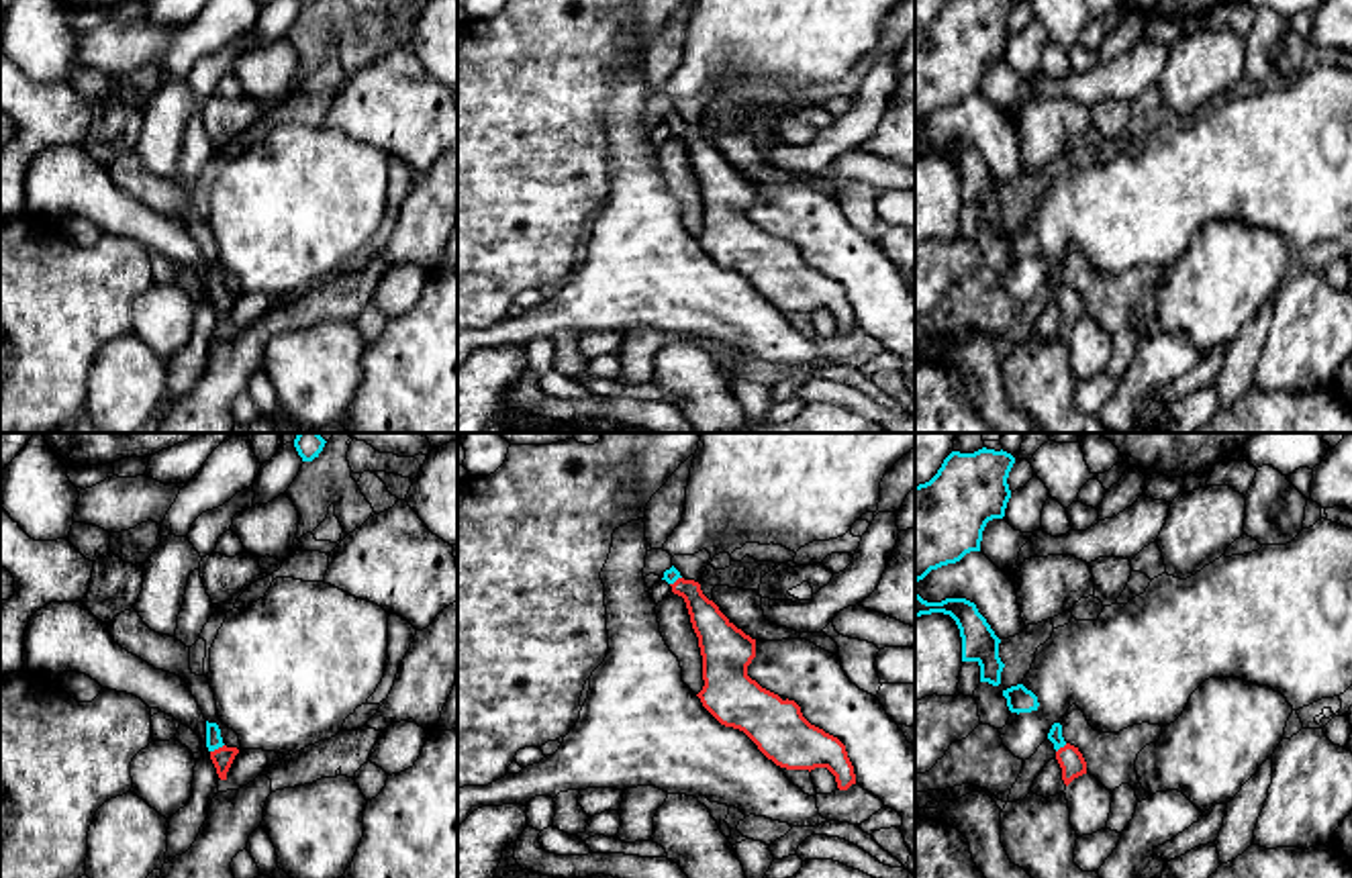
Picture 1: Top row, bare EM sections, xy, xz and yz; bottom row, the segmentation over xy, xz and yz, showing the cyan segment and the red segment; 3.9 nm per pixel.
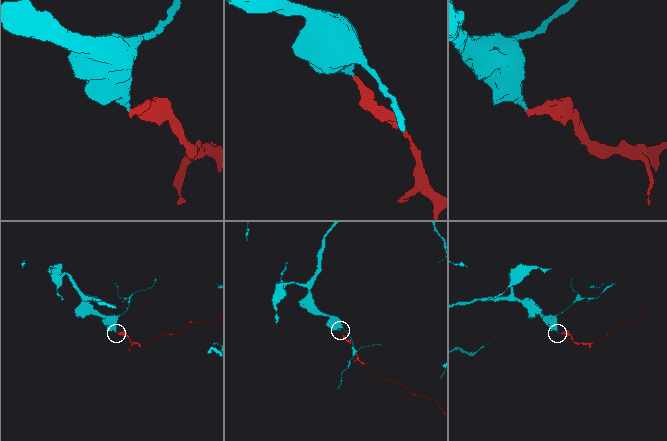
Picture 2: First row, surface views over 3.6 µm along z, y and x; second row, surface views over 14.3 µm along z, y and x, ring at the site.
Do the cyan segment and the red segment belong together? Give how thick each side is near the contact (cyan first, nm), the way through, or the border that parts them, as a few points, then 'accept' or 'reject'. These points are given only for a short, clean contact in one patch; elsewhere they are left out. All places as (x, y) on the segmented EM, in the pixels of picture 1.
60/80 nm | across xy (213, 734), (217, 748), (223, 756) | accept

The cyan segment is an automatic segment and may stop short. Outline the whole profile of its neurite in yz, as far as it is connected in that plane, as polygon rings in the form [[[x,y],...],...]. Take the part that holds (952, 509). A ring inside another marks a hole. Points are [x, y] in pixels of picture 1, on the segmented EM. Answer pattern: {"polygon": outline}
{"polygon": [[[1003,449],[952,451],[929,482],[915,486],[915,584],[931,570],[980,551],[986,523],[1005,517],[1011,498],[1007,478],[1013,464],[1015,457]]]}

